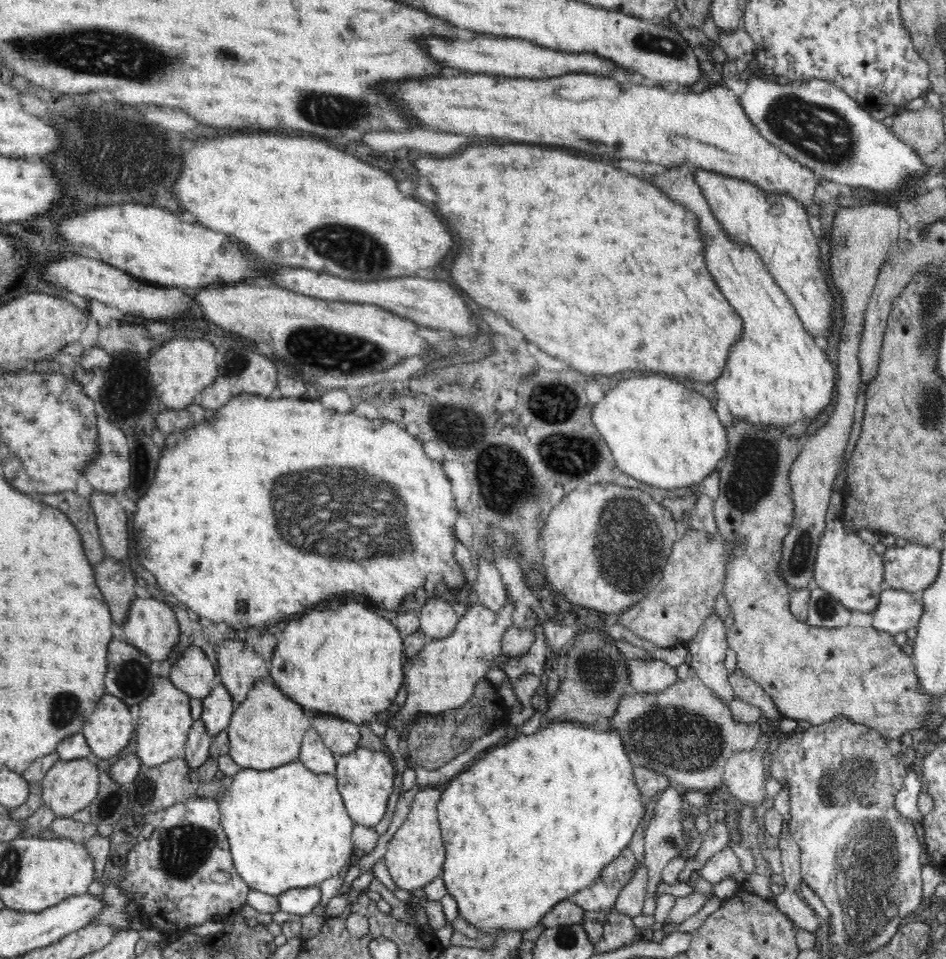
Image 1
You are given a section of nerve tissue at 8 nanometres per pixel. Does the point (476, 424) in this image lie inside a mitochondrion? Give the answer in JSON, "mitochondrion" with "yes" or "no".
{"mitochondrion":"yes"}

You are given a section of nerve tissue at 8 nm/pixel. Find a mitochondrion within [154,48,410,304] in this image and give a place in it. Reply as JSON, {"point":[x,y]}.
{"point":[347,247]}

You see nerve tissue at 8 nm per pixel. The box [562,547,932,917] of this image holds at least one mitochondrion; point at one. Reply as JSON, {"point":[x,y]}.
{"point":[676,739]}

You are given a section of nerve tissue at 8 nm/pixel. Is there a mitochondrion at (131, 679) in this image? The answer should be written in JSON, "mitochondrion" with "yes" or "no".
{"mitochondrion":"yes"}

